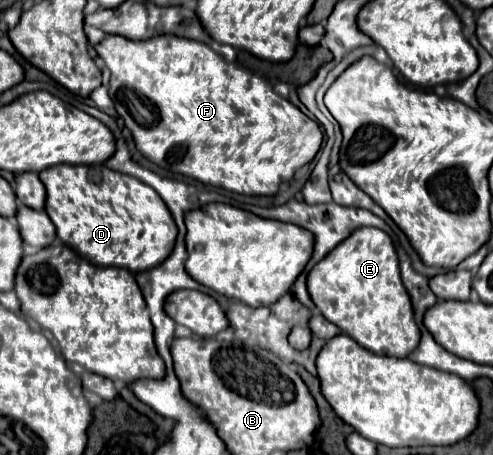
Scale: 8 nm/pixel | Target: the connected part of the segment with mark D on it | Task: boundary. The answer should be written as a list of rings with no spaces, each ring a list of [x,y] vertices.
[[[56,164],[42,170],[38,176],[46,188],[46,214],[56,226],[58,238],[90,264],[120,266],[128,268],[130,272],[140,272],[154,268],[170,254],[178,228],[166,204],[160,200],[160,196],[156,196],[156,192],[152,192],[152,188],[148,188],[148,184],[140,184],[140,180],[136,180],[134,176],[114,172],[104,164]]]

